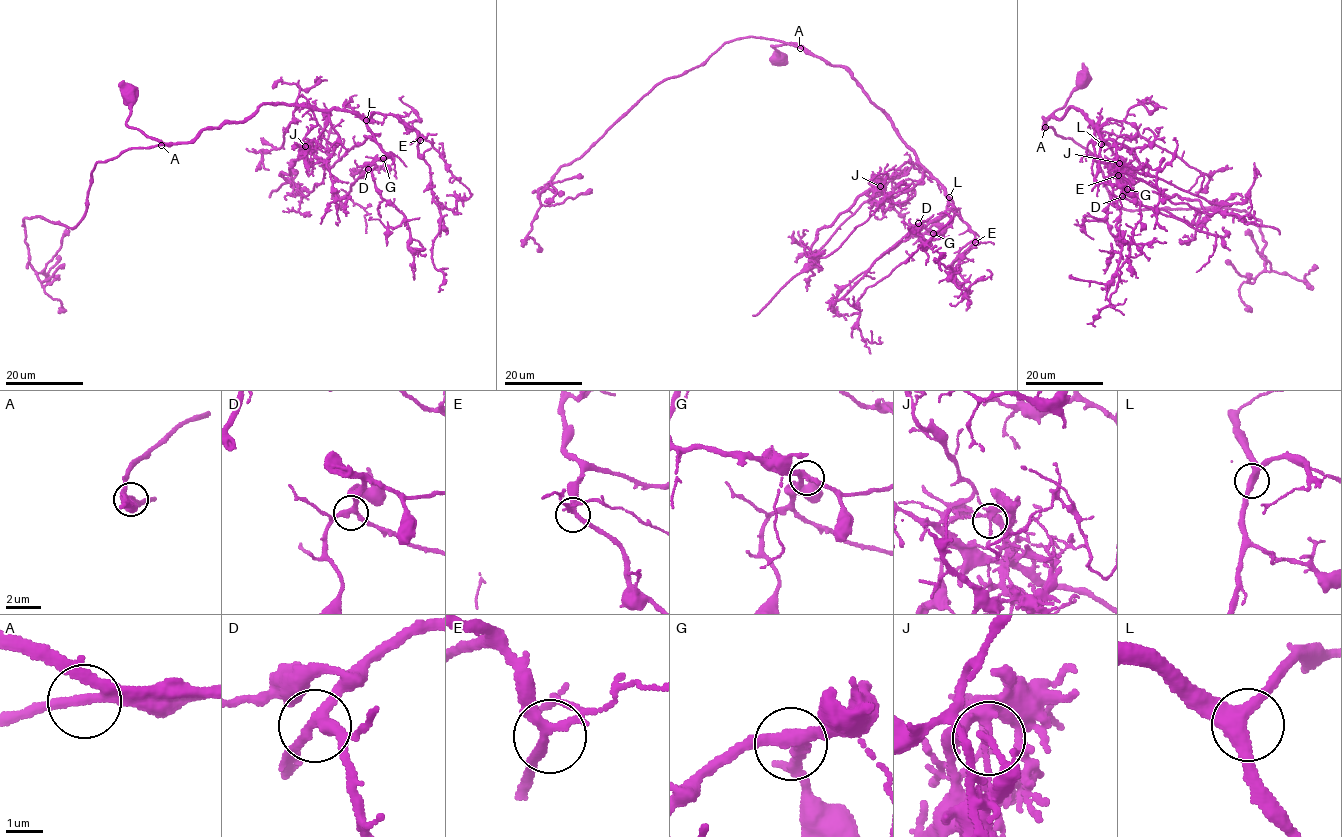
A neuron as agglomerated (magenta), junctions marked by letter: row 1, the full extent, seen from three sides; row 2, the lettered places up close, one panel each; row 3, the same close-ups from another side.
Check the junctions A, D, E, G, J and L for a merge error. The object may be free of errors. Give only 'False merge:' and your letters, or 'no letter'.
False merge: J

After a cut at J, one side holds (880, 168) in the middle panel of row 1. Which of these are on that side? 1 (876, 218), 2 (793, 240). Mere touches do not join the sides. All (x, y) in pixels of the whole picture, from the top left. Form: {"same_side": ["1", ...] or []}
{"same_side": ["1", "2"]}

